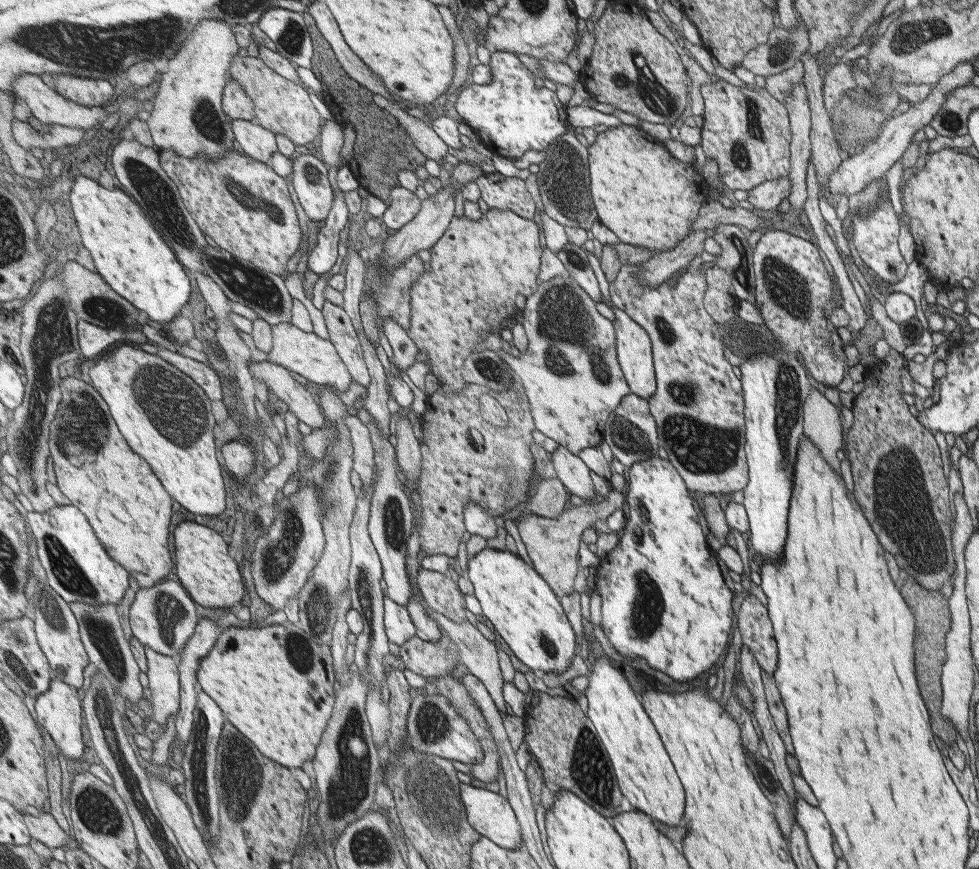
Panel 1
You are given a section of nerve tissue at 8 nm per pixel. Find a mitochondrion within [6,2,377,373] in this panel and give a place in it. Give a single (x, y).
(72, 44)

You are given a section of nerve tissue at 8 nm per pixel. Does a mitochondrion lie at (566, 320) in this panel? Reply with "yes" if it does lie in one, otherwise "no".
yes

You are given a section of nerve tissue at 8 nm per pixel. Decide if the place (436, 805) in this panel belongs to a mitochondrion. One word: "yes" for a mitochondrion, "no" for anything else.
yes

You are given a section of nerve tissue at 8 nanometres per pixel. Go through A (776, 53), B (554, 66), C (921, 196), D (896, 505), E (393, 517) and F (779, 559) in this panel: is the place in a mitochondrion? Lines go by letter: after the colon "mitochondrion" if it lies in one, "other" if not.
A: mitochondrion
B: other
C: other
D: mitochondrion
E: mitochondrion
F: other

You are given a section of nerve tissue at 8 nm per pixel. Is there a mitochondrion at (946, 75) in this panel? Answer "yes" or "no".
no

